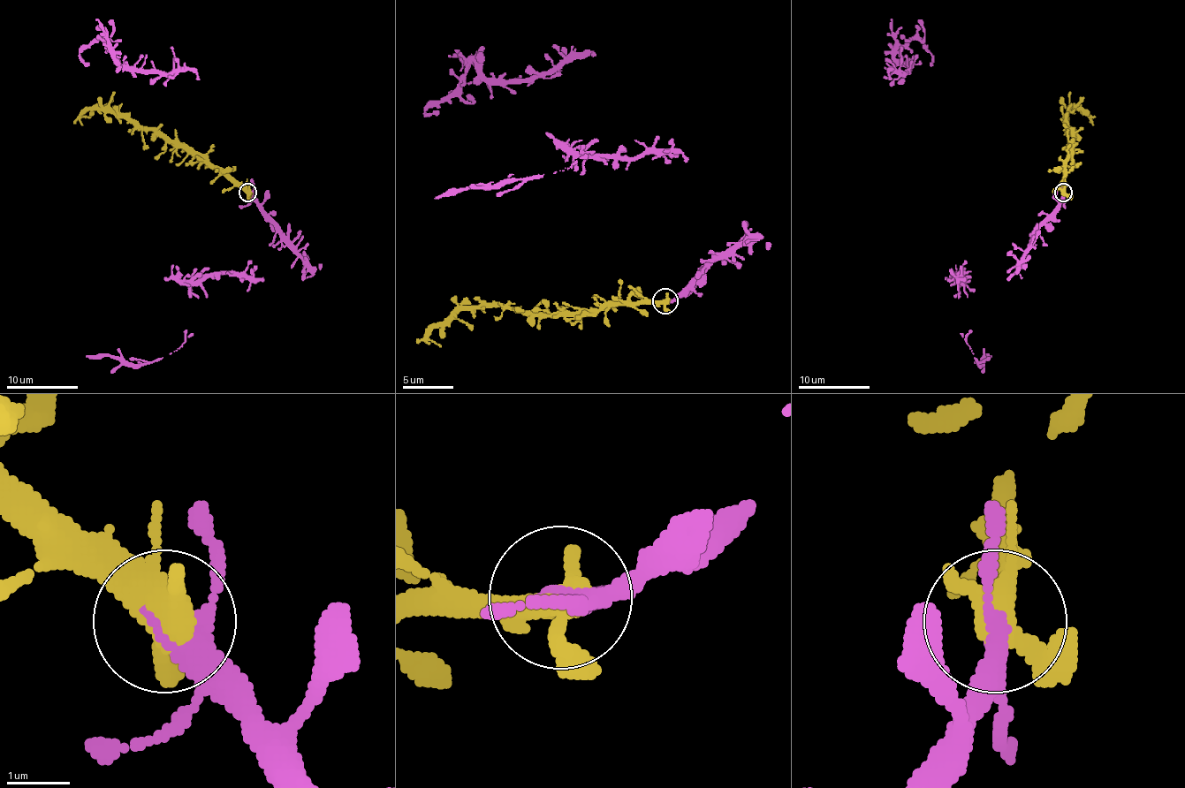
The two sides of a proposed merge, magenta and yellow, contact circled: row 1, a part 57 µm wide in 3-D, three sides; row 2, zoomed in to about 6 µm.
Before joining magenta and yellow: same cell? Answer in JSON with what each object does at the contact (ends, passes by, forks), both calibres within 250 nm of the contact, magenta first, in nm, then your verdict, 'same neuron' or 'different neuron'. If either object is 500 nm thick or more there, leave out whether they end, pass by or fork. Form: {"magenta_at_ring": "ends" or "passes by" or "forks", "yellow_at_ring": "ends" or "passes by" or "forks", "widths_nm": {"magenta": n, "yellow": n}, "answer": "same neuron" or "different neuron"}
{"magenta_at_ring": "passes by", "yellow_at_ring": "forks", "widths_nm": {"magenta": 190, "yellow": 400}, "answer": "same neuron"}

